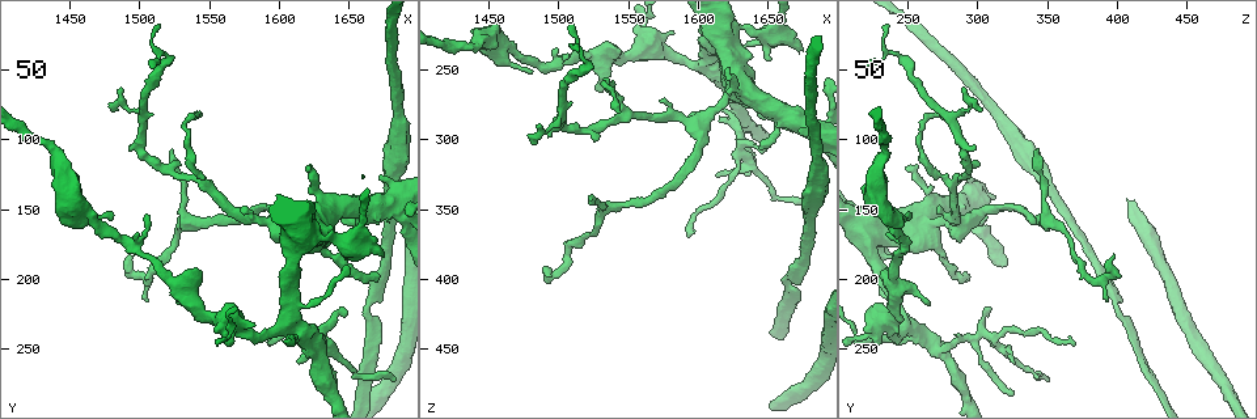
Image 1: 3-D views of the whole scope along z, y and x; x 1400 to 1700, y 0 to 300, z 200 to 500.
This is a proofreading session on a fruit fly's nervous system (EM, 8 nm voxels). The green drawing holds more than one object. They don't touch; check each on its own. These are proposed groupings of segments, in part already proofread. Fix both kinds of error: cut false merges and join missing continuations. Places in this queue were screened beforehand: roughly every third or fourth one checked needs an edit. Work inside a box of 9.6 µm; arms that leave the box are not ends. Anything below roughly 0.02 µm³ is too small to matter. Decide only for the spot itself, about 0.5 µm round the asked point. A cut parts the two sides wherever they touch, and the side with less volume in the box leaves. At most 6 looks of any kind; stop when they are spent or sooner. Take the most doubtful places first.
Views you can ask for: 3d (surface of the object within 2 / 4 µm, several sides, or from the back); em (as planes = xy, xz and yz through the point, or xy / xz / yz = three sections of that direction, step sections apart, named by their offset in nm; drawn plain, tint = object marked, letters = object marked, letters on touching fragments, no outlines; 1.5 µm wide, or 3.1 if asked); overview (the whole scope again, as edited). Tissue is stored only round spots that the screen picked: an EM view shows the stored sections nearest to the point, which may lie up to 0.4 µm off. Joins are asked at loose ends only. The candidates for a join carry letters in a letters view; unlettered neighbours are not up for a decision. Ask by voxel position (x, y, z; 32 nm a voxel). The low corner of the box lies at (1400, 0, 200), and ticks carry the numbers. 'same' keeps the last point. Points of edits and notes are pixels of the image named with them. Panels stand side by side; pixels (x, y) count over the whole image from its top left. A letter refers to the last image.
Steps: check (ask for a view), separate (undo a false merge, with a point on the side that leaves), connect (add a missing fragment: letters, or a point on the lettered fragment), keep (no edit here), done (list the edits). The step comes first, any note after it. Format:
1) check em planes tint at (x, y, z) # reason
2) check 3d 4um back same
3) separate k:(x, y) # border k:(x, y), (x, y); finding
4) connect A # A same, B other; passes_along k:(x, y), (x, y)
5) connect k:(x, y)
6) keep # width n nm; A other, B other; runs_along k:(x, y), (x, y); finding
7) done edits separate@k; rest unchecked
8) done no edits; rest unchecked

check em planes plain at (1684, 148, 292)

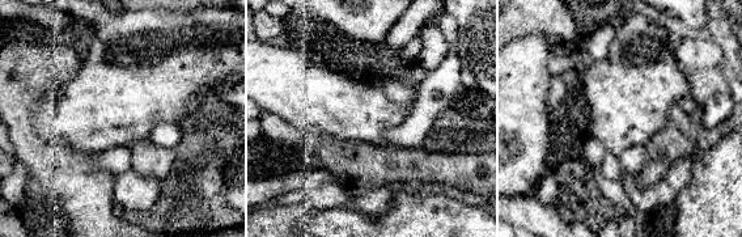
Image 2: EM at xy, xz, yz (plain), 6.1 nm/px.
check em planes tint same

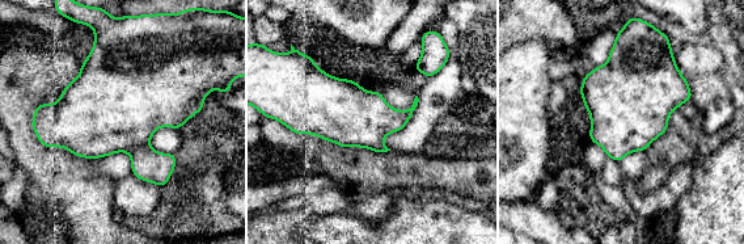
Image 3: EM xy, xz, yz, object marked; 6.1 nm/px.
check em planes letters same # see the neighbours

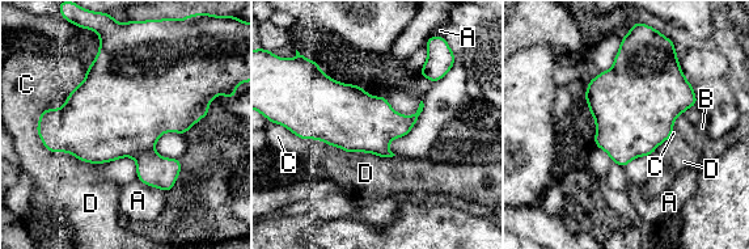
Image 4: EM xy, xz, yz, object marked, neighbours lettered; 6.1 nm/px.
keep # A other, B other, C other, D other; border 4:(88, 67), (39, 114), (50, 152); continuous, no second neuron

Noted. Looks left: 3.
check em xy step 4 tint at (1508, 198, 388) # abrupt turn

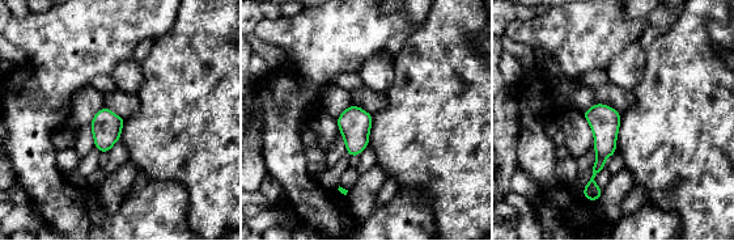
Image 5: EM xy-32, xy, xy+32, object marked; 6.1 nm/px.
check em planes letters same

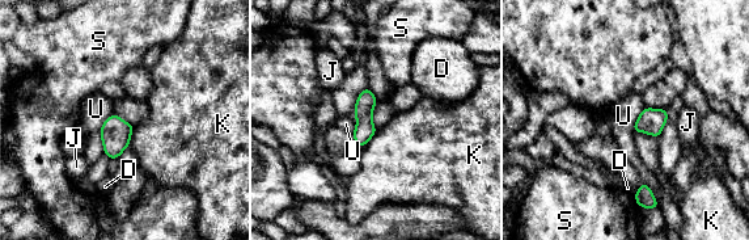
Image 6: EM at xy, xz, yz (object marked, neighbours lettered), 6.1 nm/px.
keep # D other, J other, K other, S other, U other; border 6:(134, 126), (128, 144); continuous, no second neuron

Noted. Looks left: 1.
done no edits; rest unchecked

